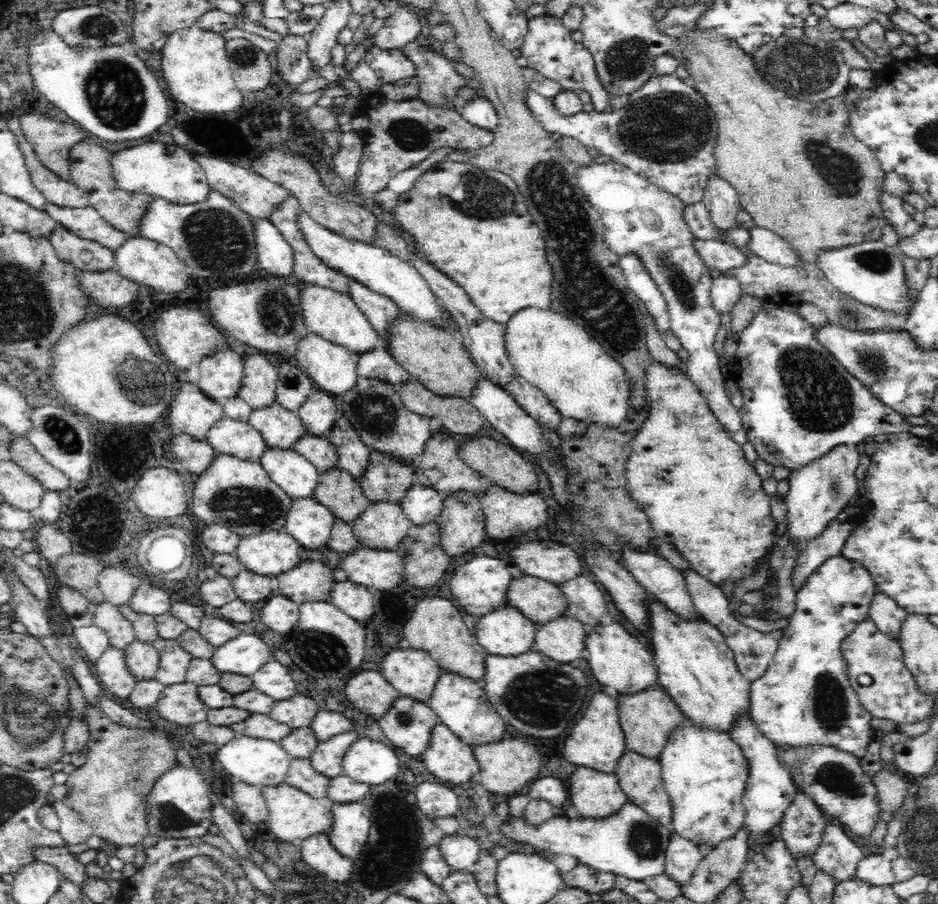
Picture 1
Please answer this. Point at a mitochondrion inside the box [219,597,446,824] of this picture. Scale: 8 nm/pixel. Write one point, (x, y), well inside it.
(319, 651)

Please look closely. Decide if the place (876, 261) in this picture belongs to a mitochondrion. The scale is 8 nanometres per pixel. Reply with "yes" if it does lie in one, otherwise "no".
yes

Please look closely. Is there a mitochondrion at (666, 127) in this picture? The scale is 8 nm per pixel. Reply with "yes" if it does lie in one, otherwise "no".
yes

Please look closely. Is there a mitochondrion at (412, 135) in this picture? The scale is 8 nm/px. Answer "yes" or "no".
yes

